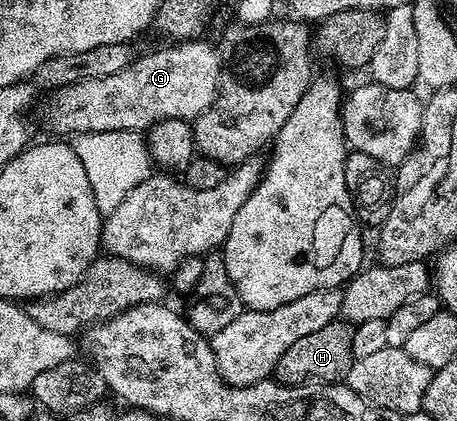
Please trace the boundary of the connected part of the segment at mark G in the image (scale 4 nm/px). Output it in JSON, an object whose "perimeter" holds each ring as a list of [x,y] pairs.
{"perimeter":[[[183,40],[177,41],[172,46],[164,46],[161,50],[152,50],[149,54],[141,53],[132,64],[122,72],[114,72],[114,76],[102,76],[102,80],[82,80],[78,84],[70,84],[69,86],[61,86],[59,90],[51,95],[52,103],[48,106],[48,111],[45,112],[44,118],[48,121],[48,126],[53,130],[53,135],[56,136],[75,136],[77,134],[119,134],[121,132],[146,132],[154,124],[158,124],[162,120],[194,120],[199,114],[204,114],[205,111],[212,106],[212,101],[216,99],[216,89],[220,87],[220,53],[215,45],[212,46],[203,40]]]}

